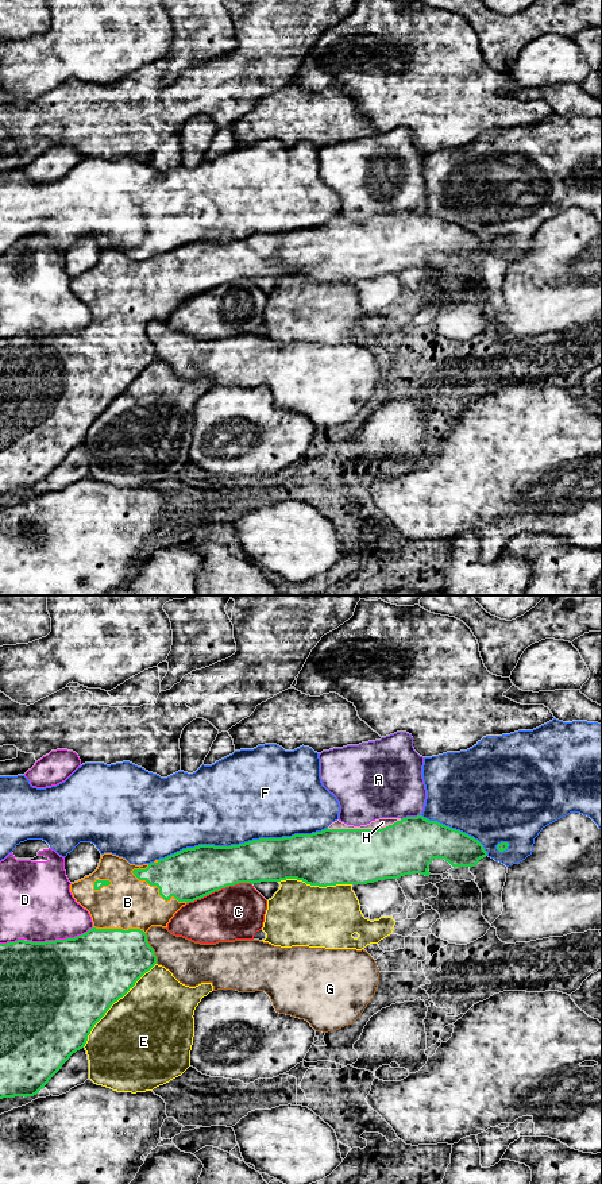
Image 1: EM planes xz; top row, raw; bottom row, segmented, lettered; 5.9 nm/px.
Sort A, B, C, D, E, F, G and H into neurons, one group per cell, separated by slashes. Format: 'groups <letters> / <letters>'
groups A / B H / C / D / E / F / G

